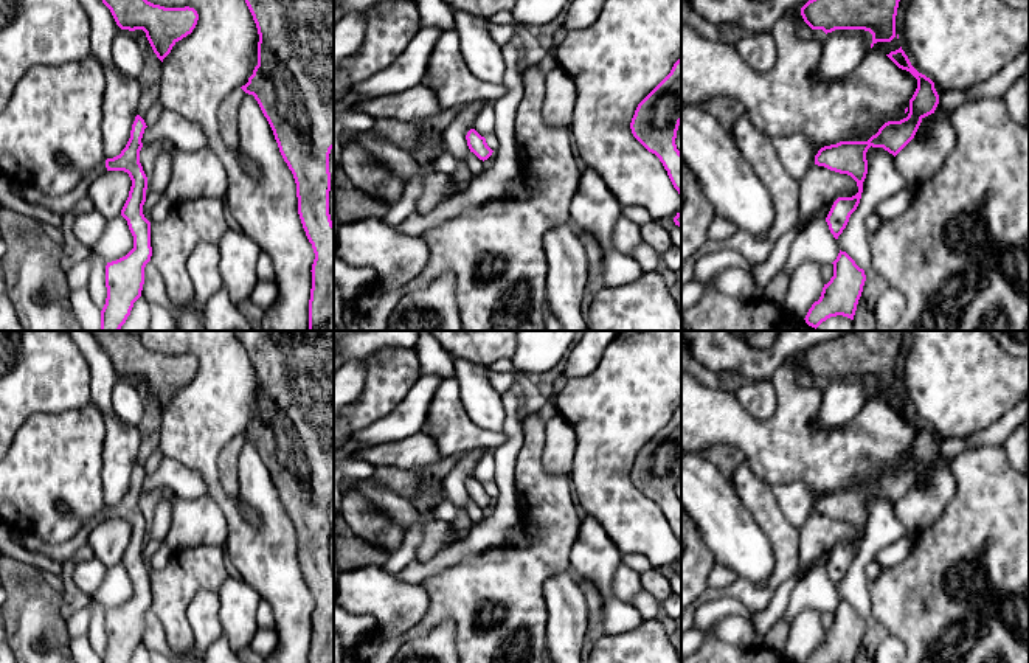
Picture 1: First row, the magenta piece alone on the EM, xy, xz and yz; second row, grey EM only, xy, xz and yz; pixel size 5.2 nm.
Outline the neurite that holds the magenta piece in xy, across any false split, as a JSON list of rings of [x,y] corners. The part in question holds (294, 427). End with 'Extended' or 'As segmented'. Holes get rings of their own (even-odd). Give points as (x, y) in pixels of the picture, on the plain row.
[[[234,331],[258,376],[258,413],[241,436],[253,443],[296,531],[298,562],[312,592],[309,663],[334,663],[334,571],[329,562],[329,502],[334,495],[334,331]]]. As segmented

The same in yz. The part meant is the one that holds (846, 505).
[[[902,394],[886,404],[899,416],[909,419],[917,427],[917,436],[909,447],[908,464],[900,469],[885,470],[868,489],[840,489],[837,492],[821,495],[815,503],[815,512],[840,522],[847,522],[858,534],[858,540],[855,543],[838,545],[826,565],[829,578],[835,587],[843,581],[851,562],[860,551],[863,529],[868,522],[868,497],[871,494],[883,495],[896,505],[914,486],[922,467],[934,461],[939,452],[939,443],[934,436],[934,430],[911,413]]]. As segmented

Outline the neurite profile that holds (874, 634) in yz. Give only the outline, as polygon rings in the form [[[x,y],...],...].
[[[871,615],[864,618],[864,623],[866,629],[857,652],[855,663],[875,663],[875,651],[889,633],[885,626]]]

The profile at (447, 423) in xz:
[[[455,376],[441,380],[431,399],[422,433],[435,441],[442,456],[497,449],[506,439],[503,430],[481,429],[470,419],[461,401],[461,388]]]

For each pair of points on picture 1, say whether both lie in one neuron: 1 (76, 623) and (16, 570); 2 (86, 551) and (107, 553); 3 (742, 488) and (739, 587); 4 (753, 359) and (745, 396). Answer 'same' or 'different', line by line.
1: different
2: different
3: same
4: different

